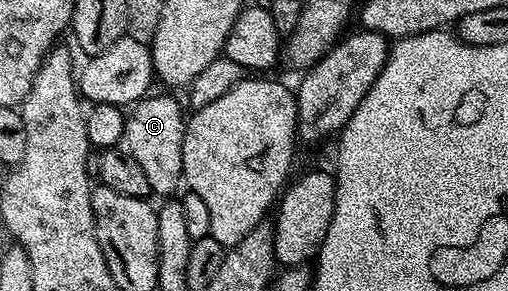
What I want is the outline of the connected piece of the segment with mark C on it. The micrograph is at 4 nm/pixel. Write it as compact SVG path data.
M157 92L151 93L149 96L140 99L139 102L134 103L133 106L129 107L128 113L126 114L126 137L124 139L125 149L130 151L130 155L140 163L140 169L144 171L144 176L148 180L148 184L150 185L151 191L155 195L157 194L166 194L162 196L170 196L174 189L179 185L180 187L183 185L184 179L182 176L182 149L184 148L184 136L186 135L186 123L187 119L182 118L182 106L177 102L174 98L169 98L166 94L157 94Z

